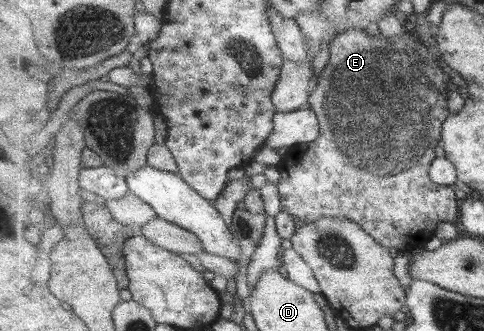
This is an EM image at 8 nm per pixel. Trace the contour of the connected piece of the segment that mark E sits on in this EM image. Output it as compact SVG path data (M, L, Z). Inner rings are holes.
M412 21L409 24L409 26L404 30L403 34L400 34L397 38L386 38L382 32L380 32L377 36L370 36L368 32L365 32L364 30L361 30L361 28L350 28L349 30L342 31L339 36L336 38L333 38L333 41L330 45L330 52L331 57L329 60L329 63L325 66L324 70L318 74L316 86L314 90L312 91L312 94L309 99L309 106L308 108L311 109L316 115L318 115L318 121L320 121L320 137L318 137L318 140L316 142L312 142L308 146L308 152L304 152L303 154L294 154L292 158L294 158L294 164L290 162L290 164L284 164L284 170L282 170L282 176L280 179L280 184L278 184L280 188L280 192L278 195L281 197L281 203L282 203L282 210L296 216L296 218L299 218L301 220L304 220L306 224L312 222L312 221L318 221L318 219L322 219L322 217L336 217L336 219L340 218L348 218L360 225L362 225L362 229L364 229L370 236L374 237L376 239L376 242L380 243L380 245L388 248L395 248L397 252L411 252L414 250L414 248L418 247L424 247L427 242L434 237L434 230L438 228L438 225L442 222L450 222L455 223L456 220L458 220L458 216L461 216L461 201L458 199L458 196L456 196L456 192L454 192L455 187L454 186L439 186L438 184L435 184L433 180L430 177L429 171L431 170L431 166L433 164L433 160L436 158L436 146L438 146L438 142L441 140L441 133L443 130L443 124L446 122L446 120L450 117L451 111L449 110L448 105L448 92L451 92L448 90L448 82L450 82L450 76L440 68L440 60L437 60L435 58L434 52L432 52L432 49L428 48L424 42L418 38L416 32L414 32L414 28L411 27Z

